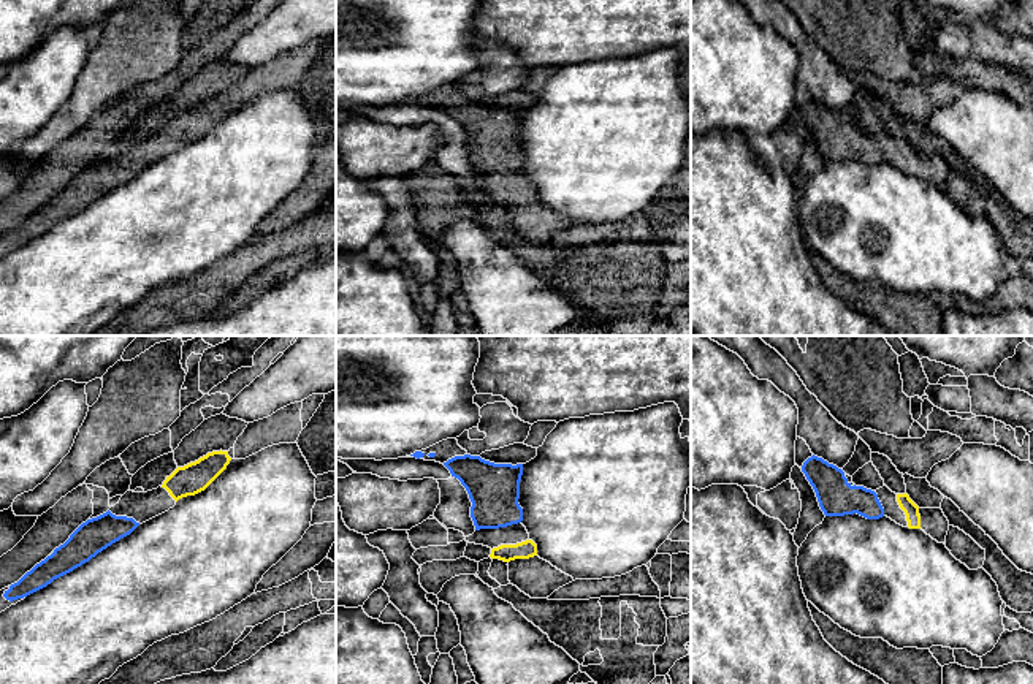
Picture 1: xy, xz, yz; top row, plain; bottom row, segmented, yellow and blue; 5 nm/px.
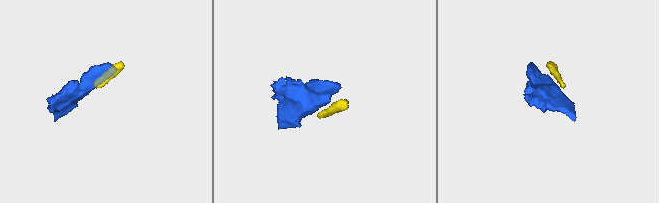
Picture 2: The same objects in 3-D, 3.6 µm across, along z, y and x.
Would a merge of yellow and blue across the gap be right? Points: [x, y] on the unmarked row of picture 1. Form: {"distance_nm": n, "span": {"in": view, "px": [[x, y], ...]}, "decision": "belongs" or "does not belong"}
{"distance_nm": 80, "span": {"in": "yz", "px": [[897, 146], [883, 154]]}, "decision": "belongs"}

